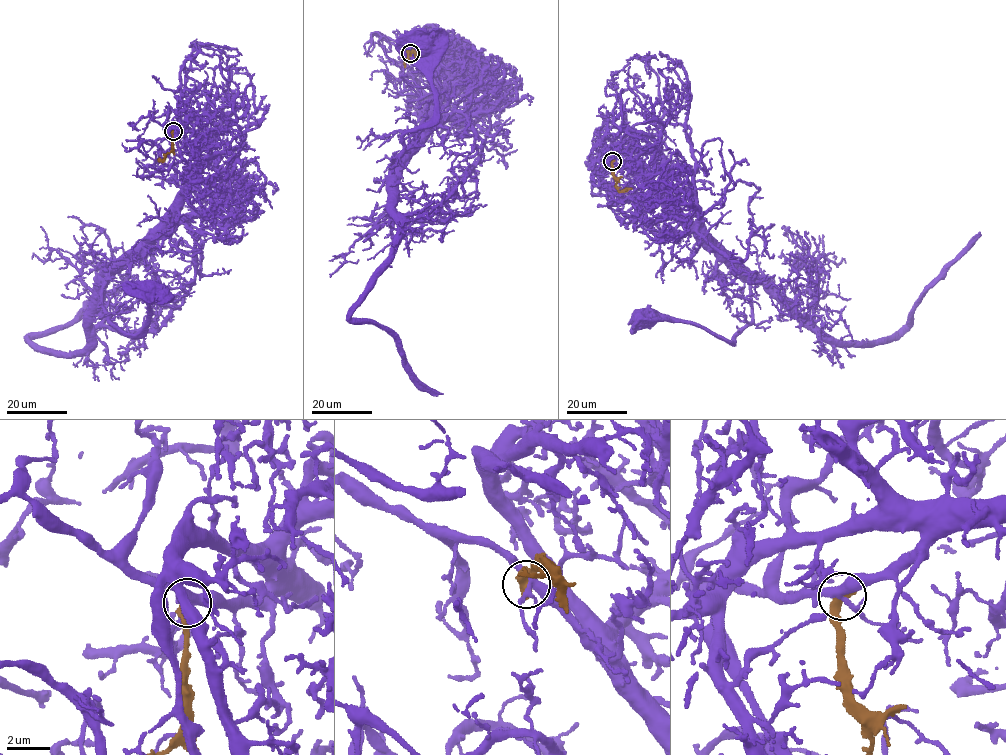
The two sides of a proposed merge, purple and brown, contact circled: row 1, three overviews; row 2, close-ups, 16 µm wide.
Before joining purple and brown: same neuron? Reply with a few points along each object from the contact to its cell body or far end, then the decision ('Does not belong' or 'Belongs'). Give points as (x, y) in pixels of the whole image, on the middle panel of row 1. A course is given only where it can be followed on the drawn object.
Course of purple: (411, 53), (446, 95), (449, 89), (439, 99), (435, 112), (423, 126), (415, 152), (410, 156), (407, 153). Course of brown: (410, 53), (413, 49), (407, 54), (404, 67). Does not belong

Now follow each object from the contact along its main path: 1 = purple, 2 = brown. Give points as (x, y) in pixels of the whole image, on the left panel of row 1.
1: (173, 132), (185, 130), (194, 135), (199, 143), (197, 176), (141, 243), (135, 255), (128, 262), (126, 259)
2: (172, 132), (172, 148), (162, 162), (158, 160)

